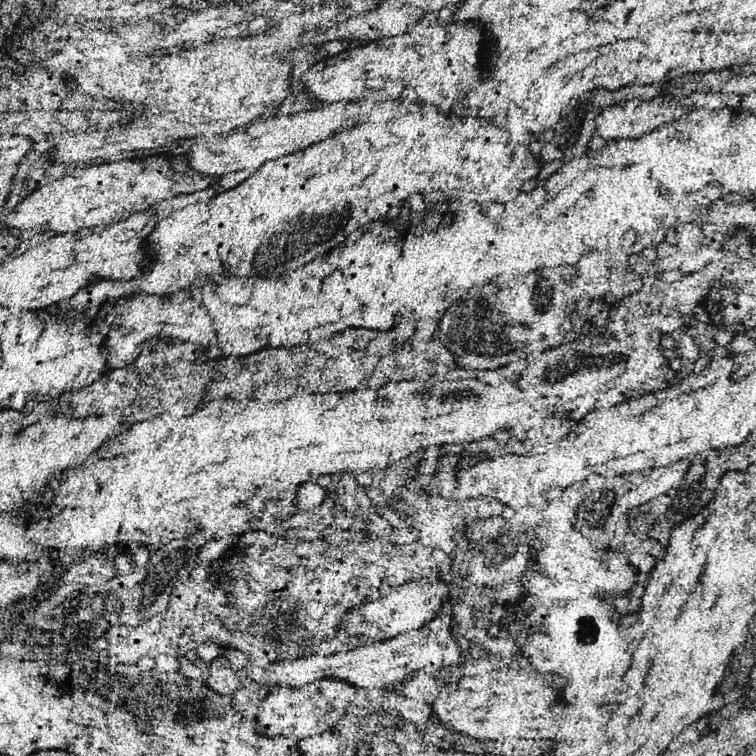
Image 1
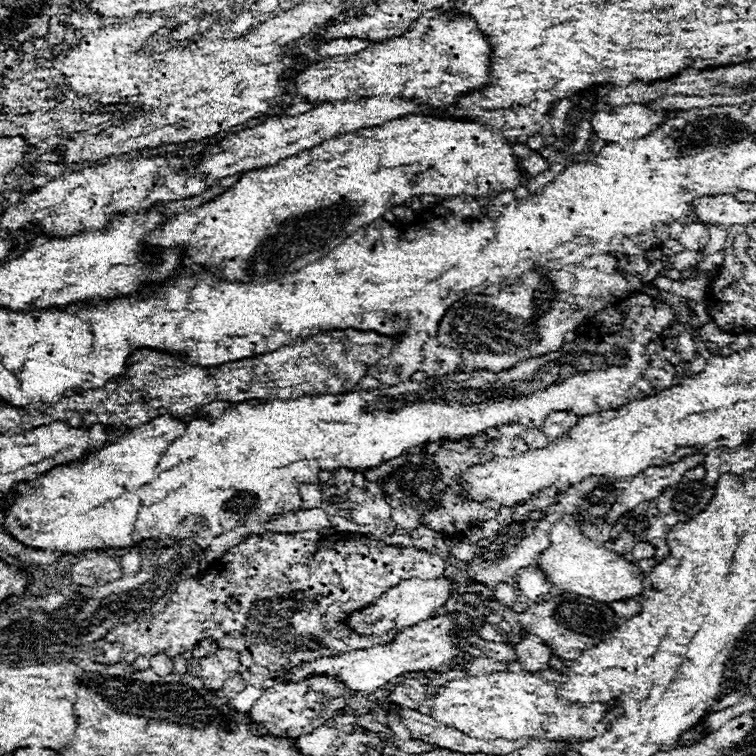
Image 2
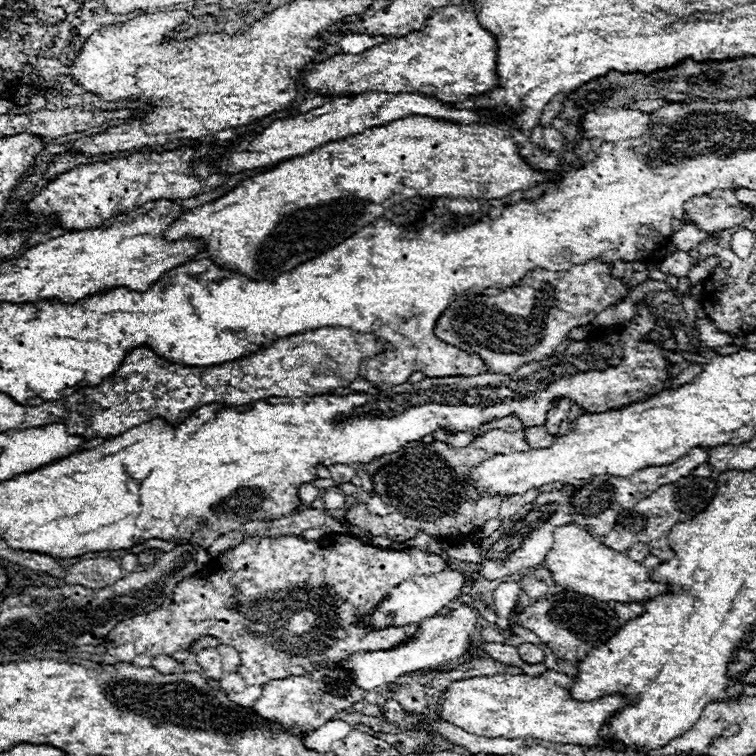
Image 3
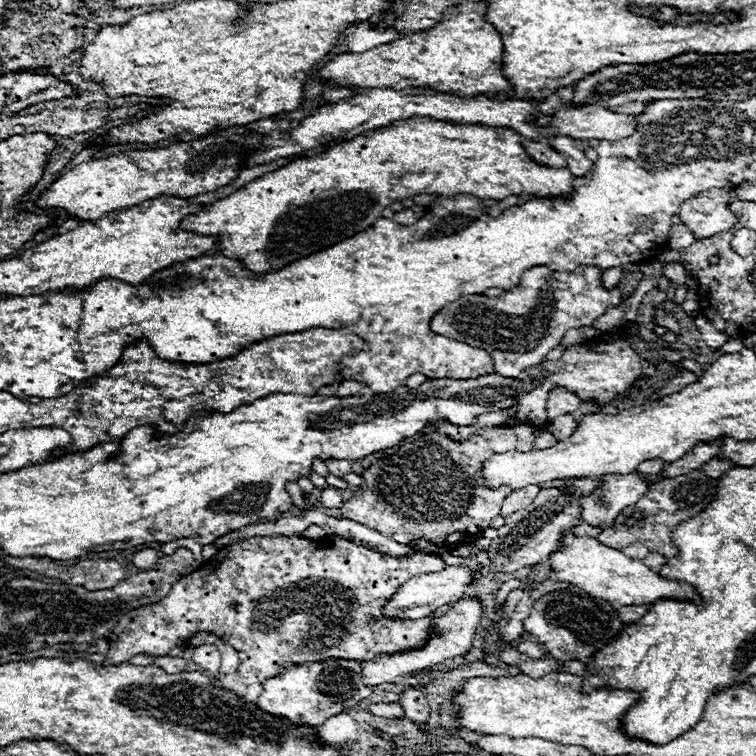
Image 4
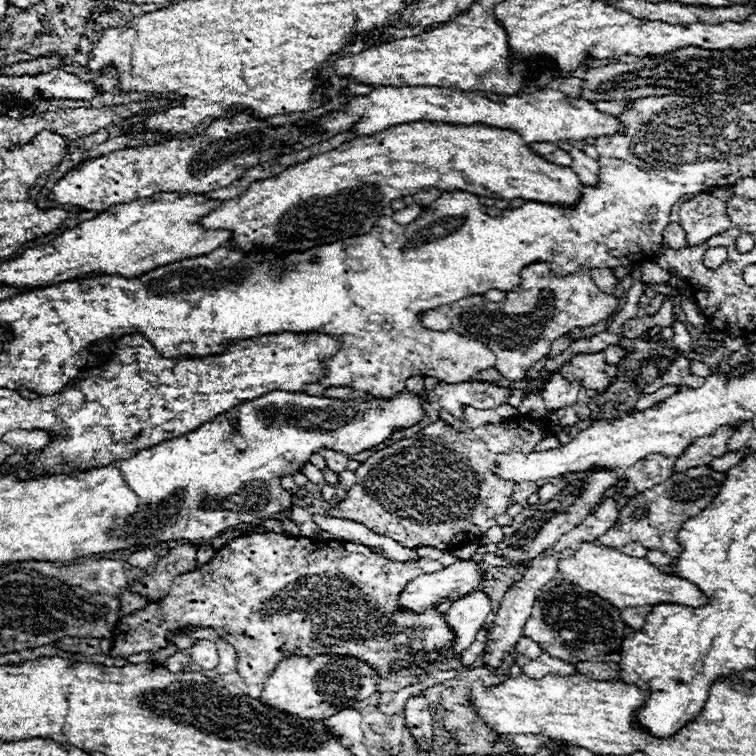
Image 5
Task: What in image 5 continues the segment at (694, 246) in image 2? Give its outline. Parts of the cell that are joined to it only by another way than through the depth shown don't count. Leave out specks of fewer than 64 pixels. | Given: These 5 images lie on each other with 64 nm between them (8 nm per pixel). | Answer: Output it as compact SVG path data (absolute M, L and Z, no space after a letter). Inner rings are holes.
M676 222L668 224L668 228L664 230L664 246L674 248L674 250L686 246L686 232L682 230L680 224L676 224Z

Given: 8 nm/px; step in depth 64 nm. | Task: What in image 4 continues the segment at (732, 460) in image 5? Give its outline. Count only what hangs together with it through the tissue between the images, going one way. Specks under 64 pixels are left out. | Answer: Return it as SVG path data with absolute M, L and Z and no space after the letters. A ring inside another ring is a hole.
M714 458L714 460L710 460L708 464L704 464L704 466L702 466L702 470L704 470L706 474L710 474L712 478L718 478L718 476L722 476L724 472L728 472L732 466L734 466L734 462L730 462L730 460Z

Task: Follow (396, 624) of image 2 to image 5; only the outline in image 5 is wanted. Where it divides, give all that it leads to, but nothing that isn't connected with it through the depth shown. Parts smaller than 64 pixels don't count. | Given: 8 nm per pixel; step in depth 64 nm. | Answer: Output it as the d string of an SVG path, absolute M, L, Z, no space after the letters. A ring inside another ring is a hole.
M456 560L436 574L424 574L408 582L400 604L412 612L424 612L428 606L438 606L444 598L462 598L480 584L484 584L482 562Z

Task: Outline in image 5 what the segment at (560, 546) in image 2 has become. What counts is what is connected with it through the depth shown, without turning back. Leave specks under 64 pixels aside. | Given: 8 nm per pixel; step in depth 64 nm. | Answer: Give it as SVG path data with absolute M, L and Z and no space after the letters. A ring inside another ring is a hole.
M584 542L580 544L580 550L572 558L560 560L560 574L578 586L584 586L584 590L612 602L612 606L620 610L628 606L656 606L656 604L684 604L692 608L708 604L708 596L696 584L656 568L646 558L626 556L614 548L600 546L598 542Z

